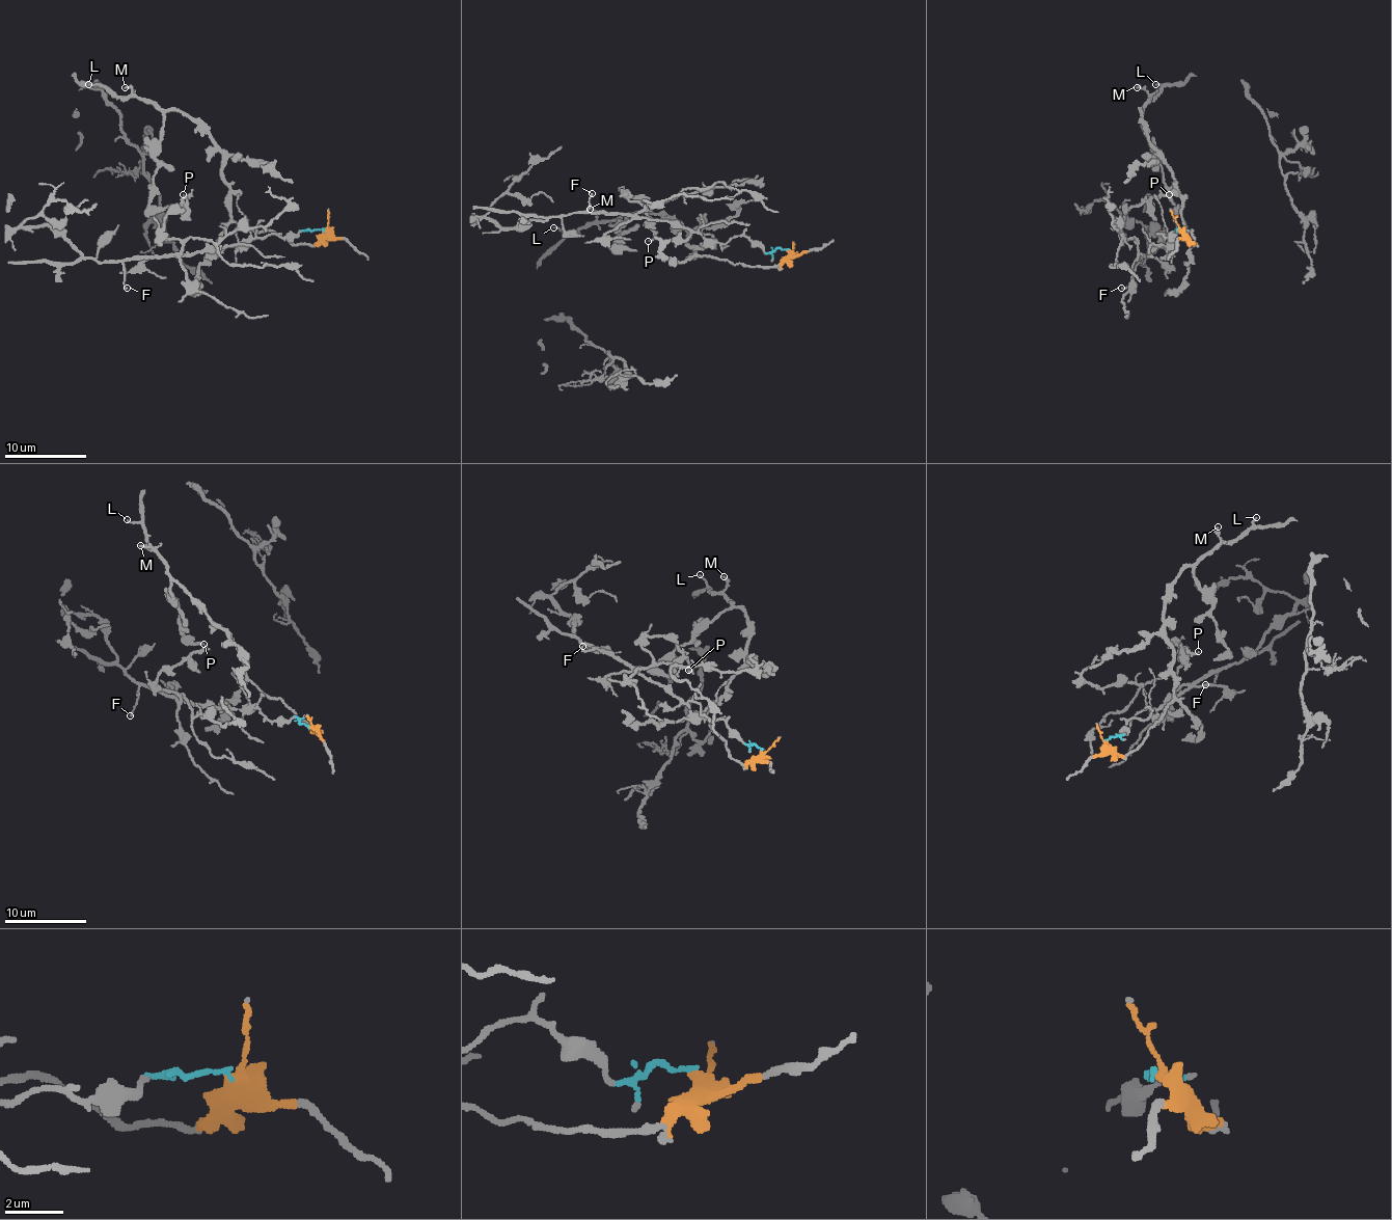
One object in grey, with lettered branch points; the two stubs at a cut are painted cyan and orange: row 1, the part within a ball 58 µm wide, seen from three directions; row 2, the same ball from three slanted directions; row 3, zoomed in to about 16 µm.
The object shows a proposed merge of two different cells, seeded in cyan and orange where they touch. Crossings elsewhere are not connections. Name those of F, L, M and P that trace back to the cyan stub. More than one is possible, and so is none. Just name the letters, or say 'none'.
F, P

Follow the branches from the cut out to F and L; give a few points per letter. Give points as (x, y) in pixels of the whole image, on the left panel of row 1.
F: (323, 229), (302, 229), (285, 236), (270, 234), (200, 252), (125, 260), (125, 289), (127, 287)
L: (323, 229), (312, 244), (251, 232), (233, 219), (222, 154), (196, 123), (87, 84)

